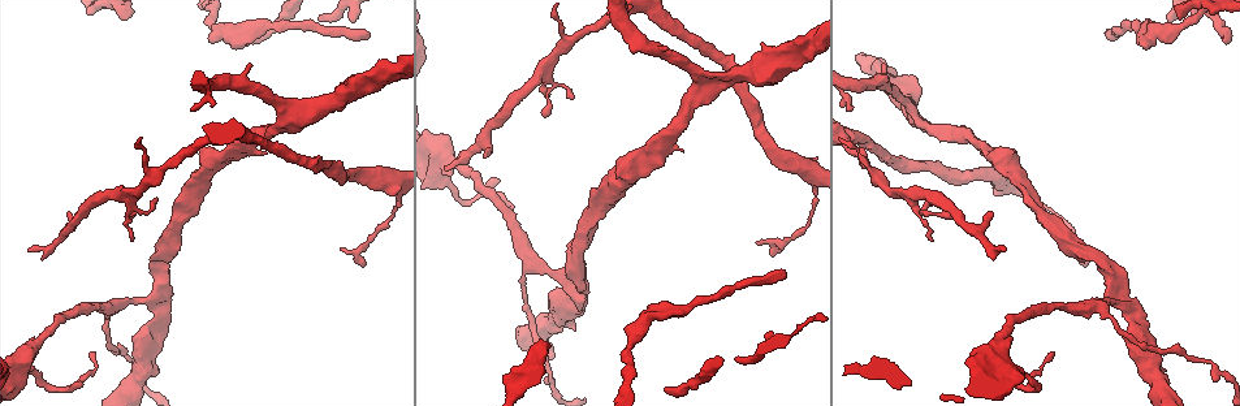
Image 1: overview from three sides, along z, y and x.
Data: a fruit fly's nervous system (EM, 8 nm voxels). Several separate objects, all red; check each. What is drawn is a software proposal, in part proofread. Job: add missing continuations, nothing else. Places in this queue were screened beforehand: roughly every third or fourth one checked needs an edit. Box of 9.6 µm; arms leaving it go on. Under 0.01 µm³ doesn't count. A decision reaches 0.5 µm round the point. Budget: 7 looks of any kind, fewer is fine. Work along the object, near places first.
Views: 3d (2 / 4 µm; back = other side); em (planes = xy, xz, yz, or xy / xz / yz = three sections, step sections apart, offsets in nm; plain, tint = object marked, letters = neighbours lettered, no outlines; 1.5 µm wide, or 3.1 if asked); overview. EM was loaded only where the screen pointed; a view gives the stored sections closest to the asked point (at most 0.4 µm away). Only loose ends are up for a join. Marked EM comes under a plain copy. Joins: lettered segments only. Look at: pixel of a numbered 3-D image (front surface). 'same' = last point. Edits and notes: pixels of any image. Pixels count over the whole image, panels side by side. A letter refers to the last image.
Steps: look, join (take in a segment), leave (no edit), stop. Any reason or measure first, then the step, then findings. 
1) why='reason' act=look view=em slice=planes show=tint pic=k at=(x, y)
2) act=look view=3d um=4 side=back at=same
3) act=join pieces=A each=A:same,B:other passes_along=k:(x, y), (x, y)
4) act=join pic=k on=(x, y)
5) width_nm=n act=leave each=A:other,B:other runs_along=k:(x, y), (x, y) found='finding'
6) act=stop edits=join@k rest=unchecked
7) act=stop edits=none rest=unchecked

why='branch stops here' act=look view=em slice=planes show=letters pic=1 at=(251, 66)

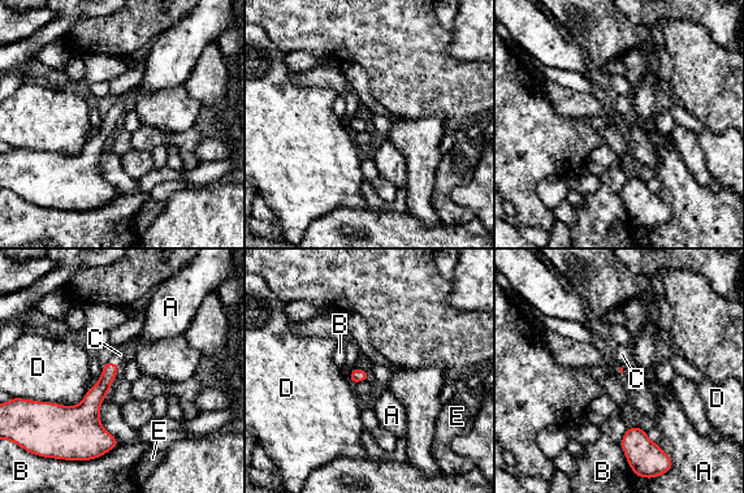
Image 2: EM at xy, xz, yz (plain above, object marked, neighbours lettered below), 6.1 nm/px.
act=join pieces=C each=A:other,B:other,C:same,D:other,E:other passes_along=2:(94, 397), (115, 363), (120, 354) found='it goes on there'

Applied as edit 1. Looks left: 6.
why='see it whole again' act=look view=overview

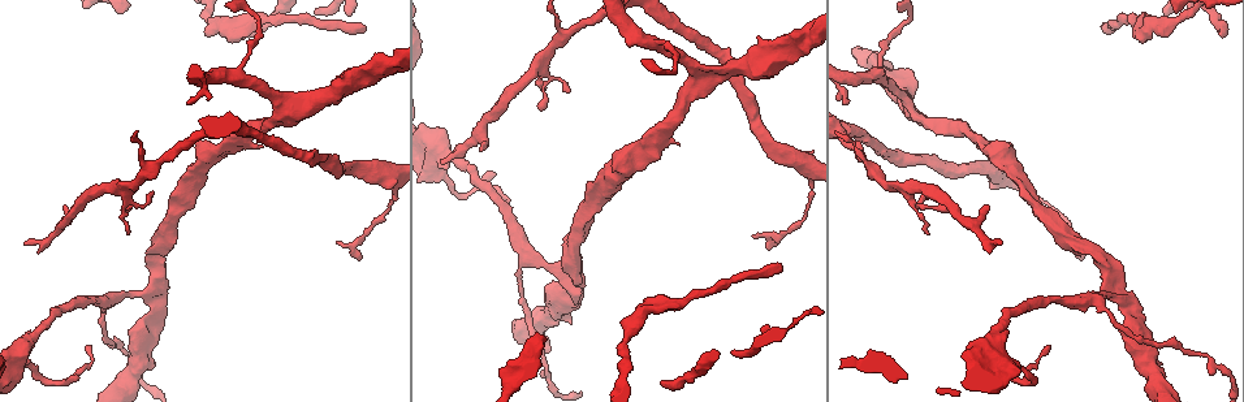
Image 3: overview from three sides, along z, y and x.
why='branch stops here' act=look view=3d um=2 side=back pic=3 at=(482, 147)

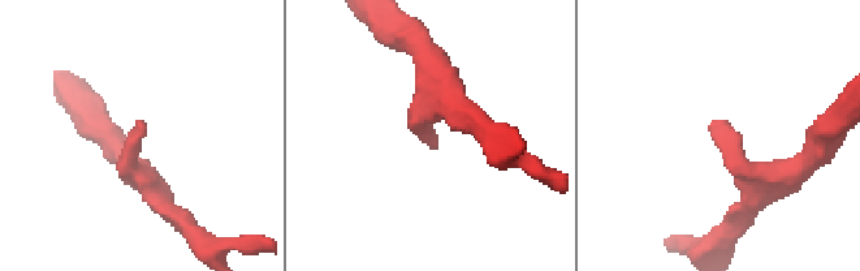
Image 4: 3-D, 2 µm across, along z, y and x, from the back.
act=look view=em slice=xy step=8 show=letters pic=4 at=(718, 122)

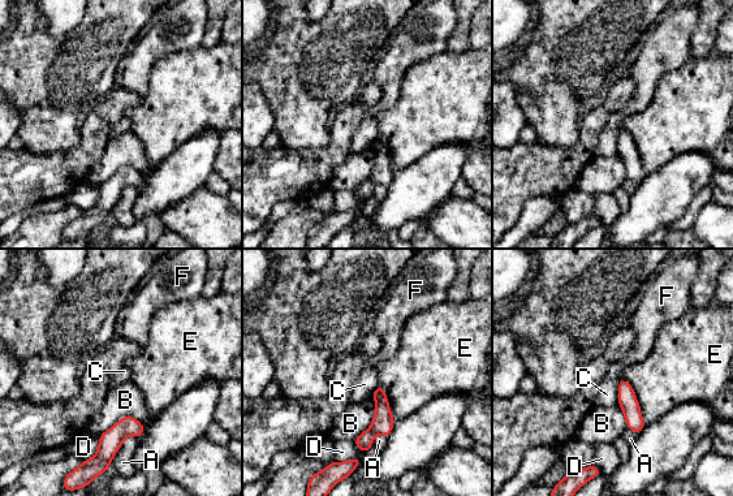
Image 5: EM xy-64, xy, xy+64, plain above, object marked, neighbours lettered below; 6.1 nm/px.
longest_contact=E:320nm act=leave each=A:other,B:other,C:other,D:other,E:other,F:other runs_along=5:(379, 389), (380, 423), (363, 448) found='no lettered segment goes on from it'

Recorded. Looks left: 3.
act=look view=3d um=4 pic=3 at=(1219, 35)

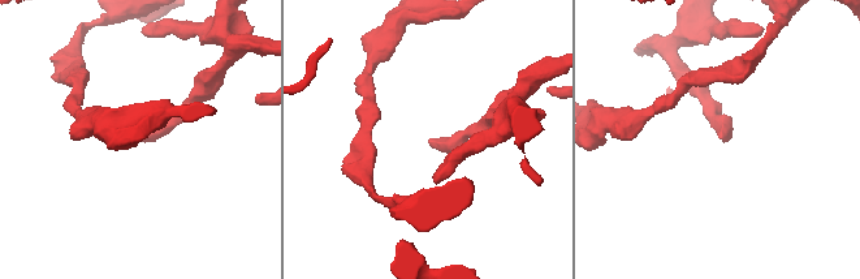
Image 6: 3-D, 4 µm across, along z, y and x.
act=look view=em slice=xy step=4 show=letters pic=6 at=(428, 139)

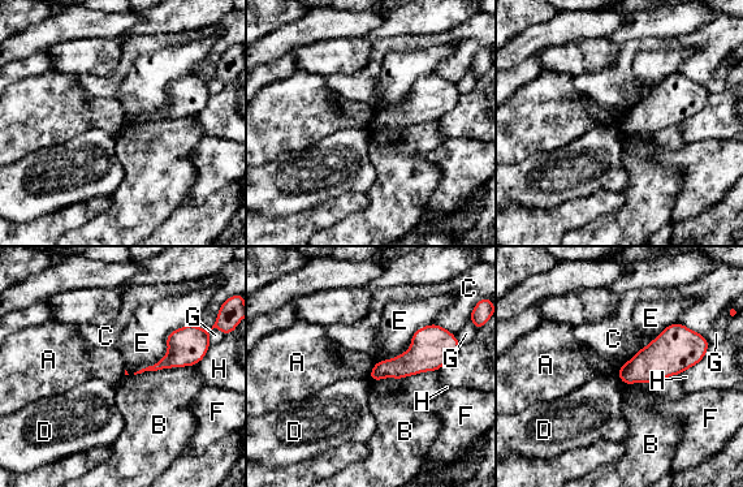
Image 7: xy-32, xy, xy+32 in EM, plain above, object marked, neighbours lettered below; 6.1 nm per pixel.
why='cut it another way' act=look view=em slice=planes show=letters at=same

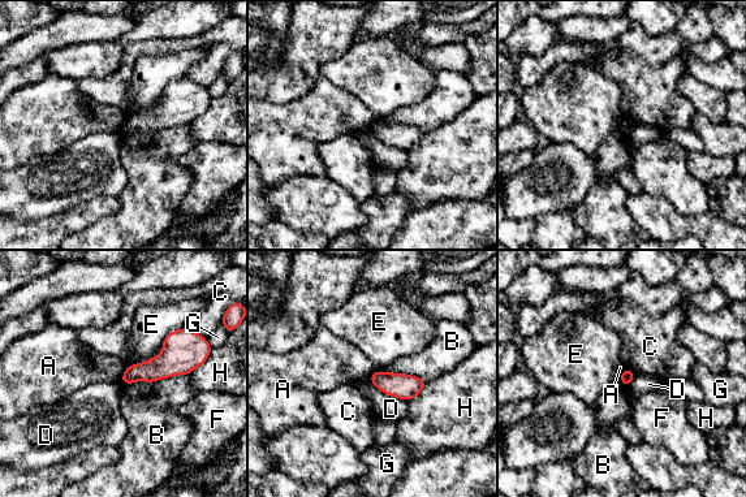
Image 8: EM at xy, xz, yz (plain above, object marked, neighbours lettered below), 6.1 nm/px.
act=leave each=A:other,B:other,C:other,D:other,E:other,F:other,G:other,H:other border=8:(128, 366), (120, 381) found='no lettered segment goes on from it'

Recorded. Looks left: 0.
act=stop edits=join@2 rest=unchecked

